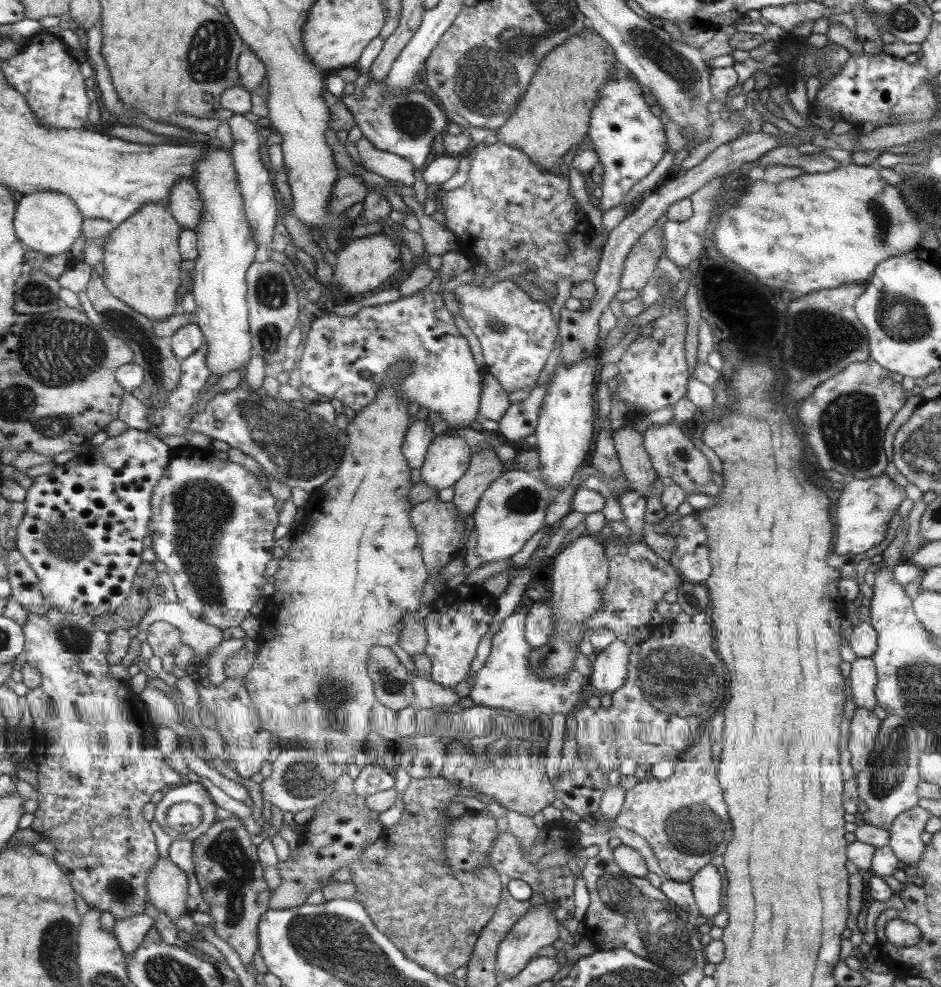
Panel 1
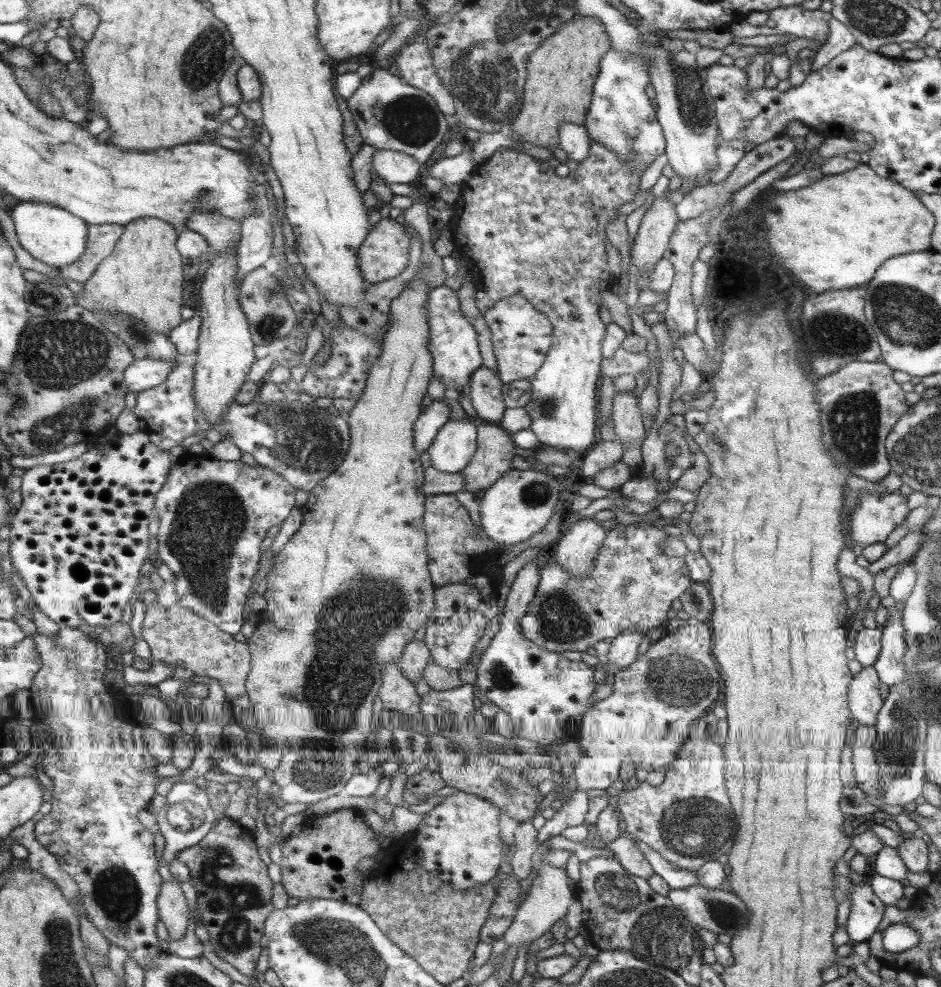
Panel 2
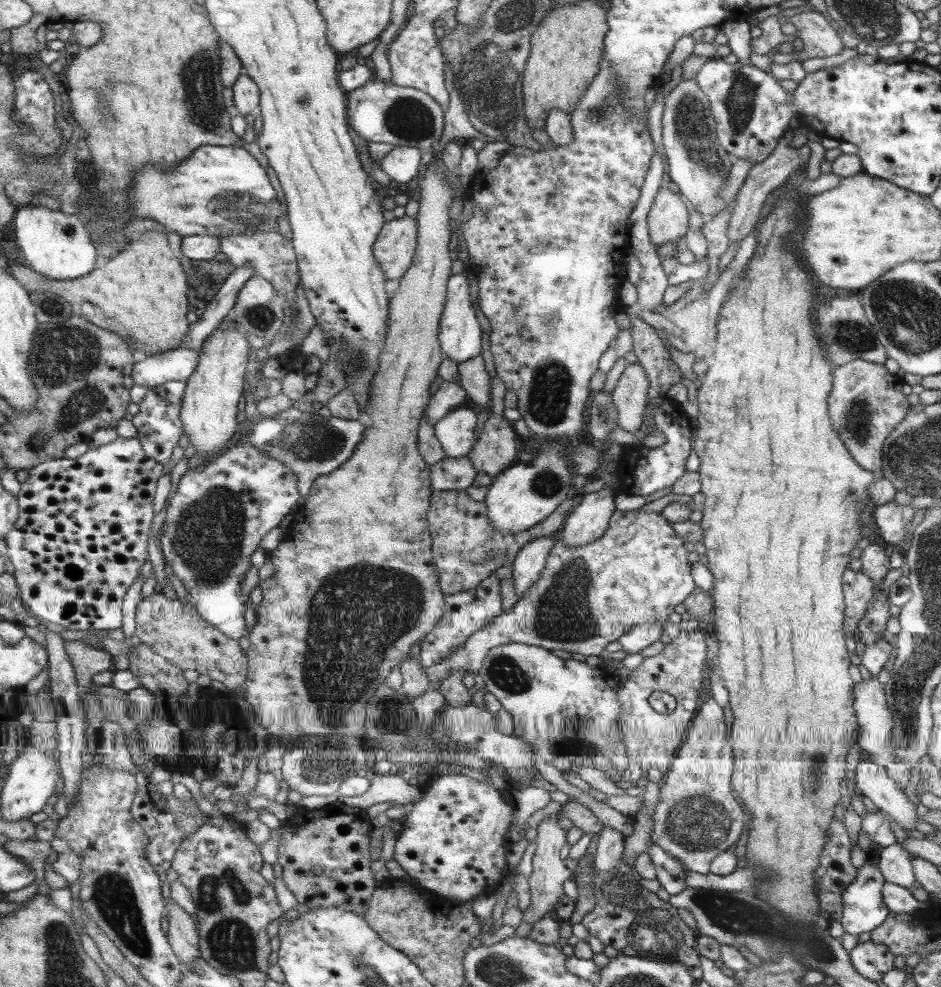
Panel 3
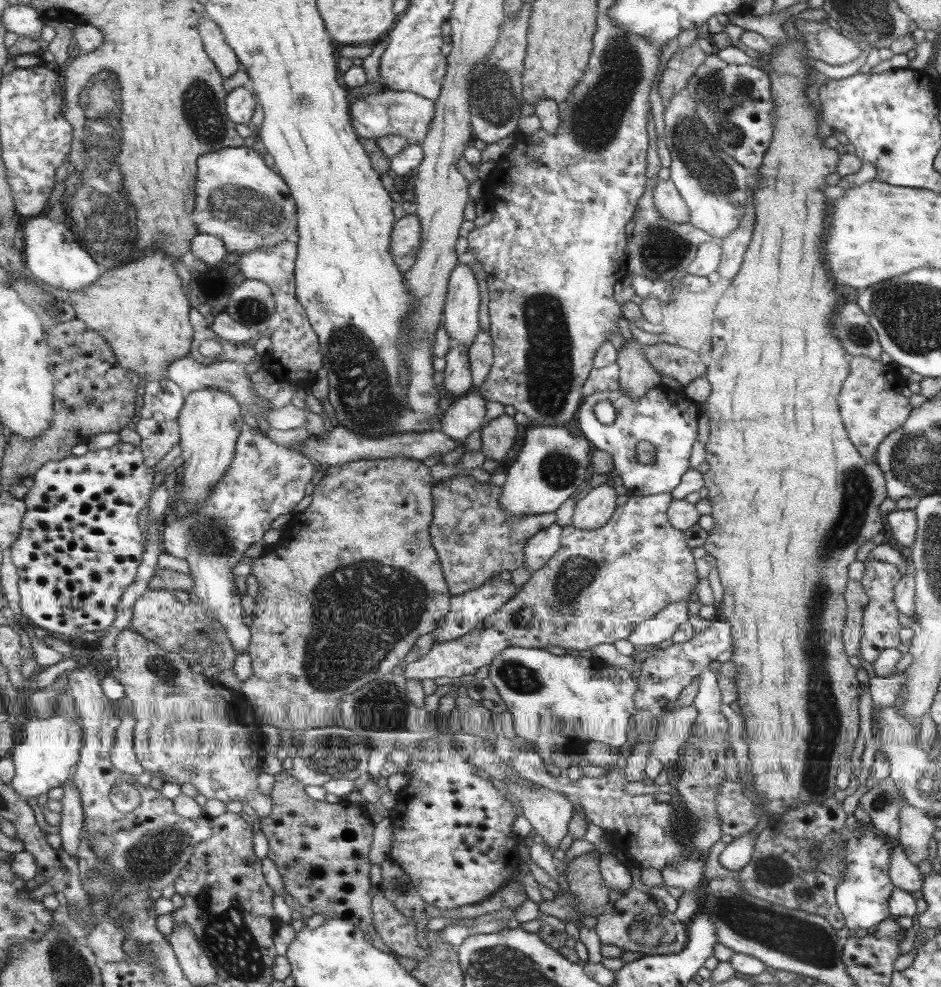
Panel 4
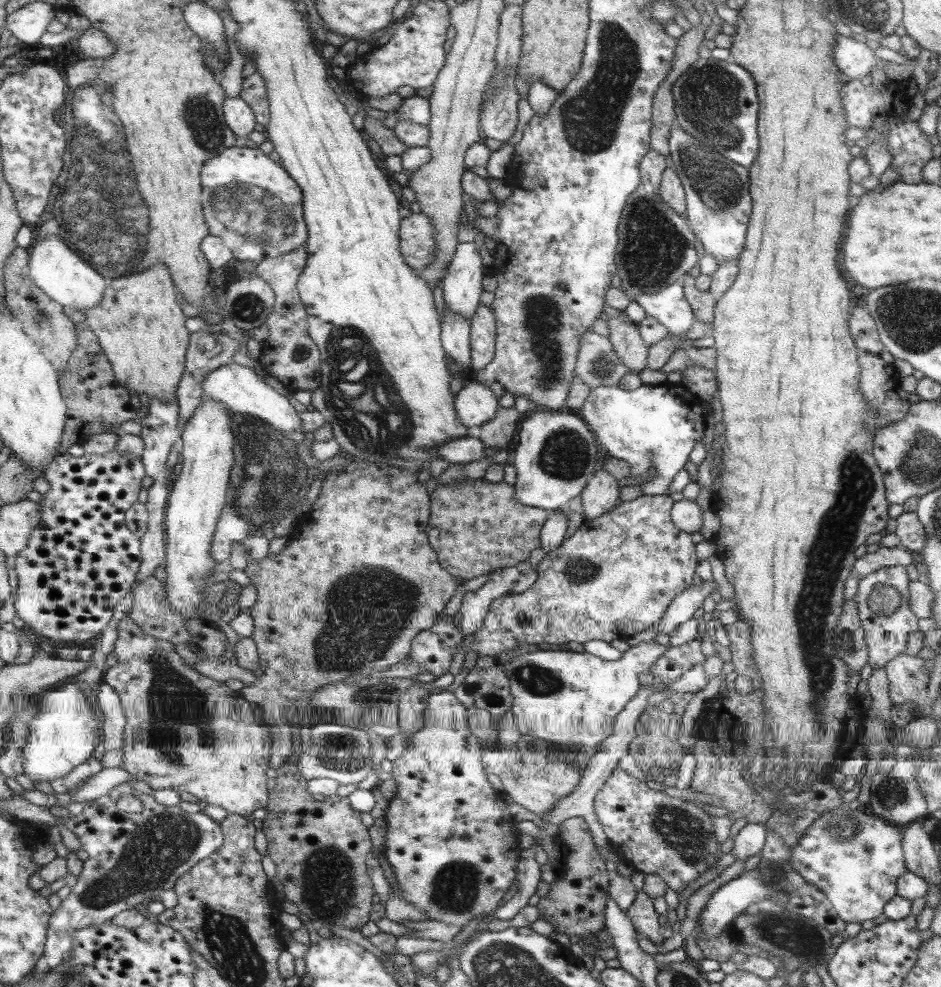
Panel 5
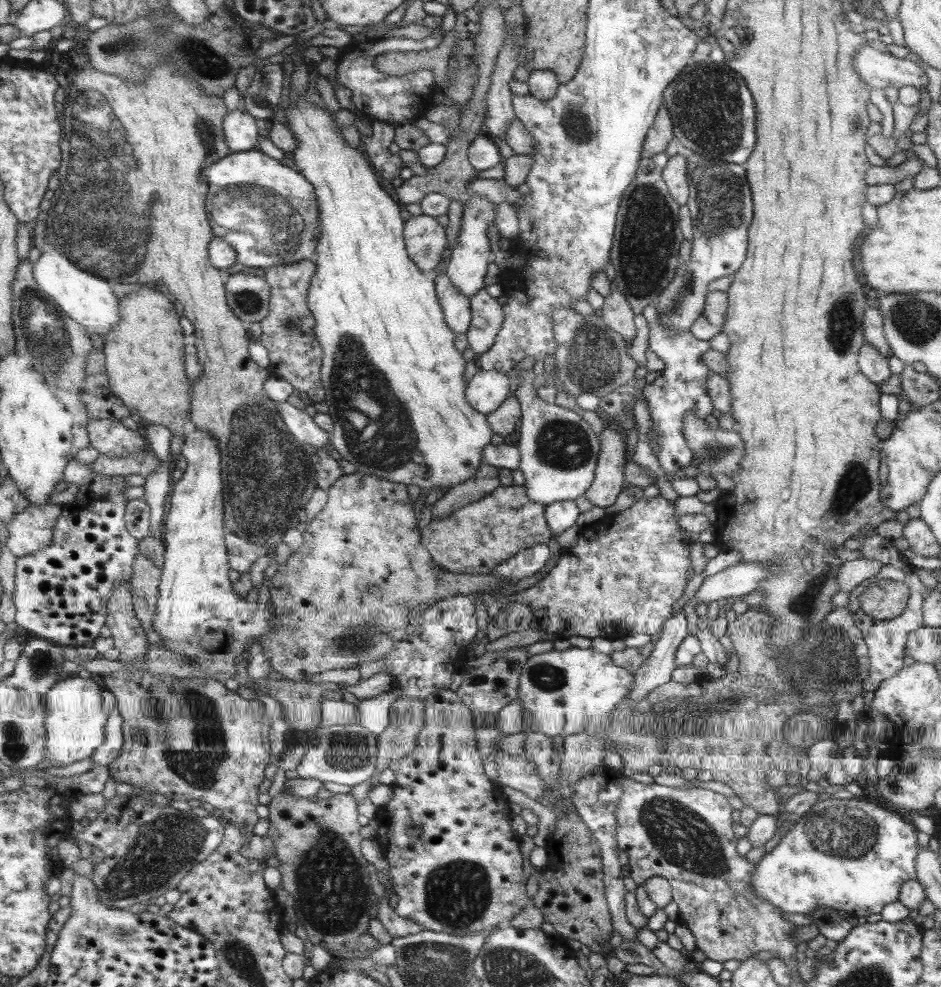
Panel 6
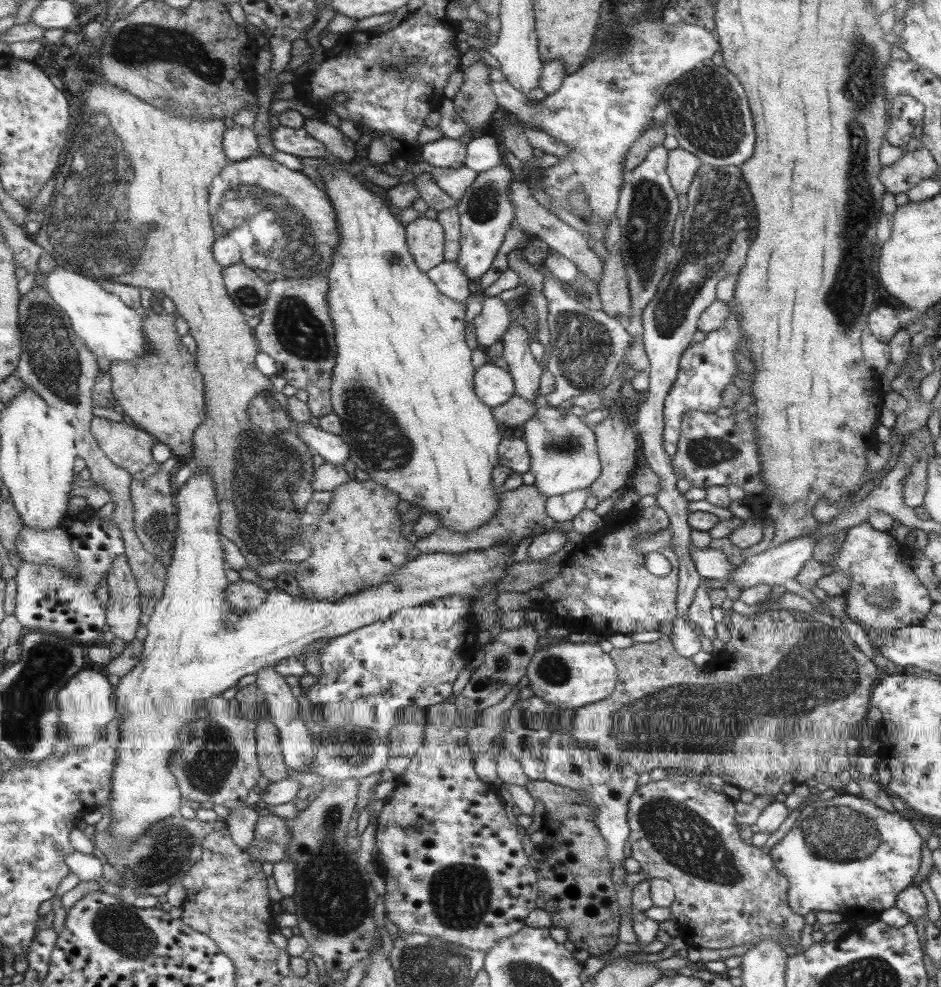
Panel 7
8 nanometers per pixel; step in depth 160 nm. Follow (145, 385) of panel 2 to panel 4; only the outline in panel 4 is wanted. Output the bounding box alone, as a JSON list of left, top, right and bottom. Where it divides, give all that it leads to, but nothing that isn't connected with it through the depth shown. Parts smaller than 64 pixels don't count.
[168,355,272,425]

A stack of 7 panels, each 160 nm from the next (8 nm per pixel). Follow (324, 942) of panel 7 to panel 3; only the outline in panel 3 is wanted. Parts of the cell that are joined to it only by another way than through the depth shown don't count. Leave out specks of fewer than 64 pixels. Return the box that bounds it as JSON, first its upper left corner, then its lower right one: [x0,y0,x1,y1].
[276,801,376,916]

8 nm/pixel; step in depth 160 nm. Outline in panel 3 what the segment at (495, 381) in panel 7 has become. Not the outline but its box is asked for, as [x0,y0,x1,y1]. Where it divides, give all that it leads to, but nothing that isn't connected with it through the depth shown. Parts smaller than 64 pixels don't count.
[434,407,475,457]

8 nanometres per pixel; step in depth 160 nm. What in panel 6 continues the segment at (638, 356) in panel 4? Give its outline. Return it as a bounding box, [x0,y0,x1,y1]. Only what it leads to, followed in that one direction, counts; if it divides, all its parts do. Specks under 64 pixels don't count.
[598,283,636,348]

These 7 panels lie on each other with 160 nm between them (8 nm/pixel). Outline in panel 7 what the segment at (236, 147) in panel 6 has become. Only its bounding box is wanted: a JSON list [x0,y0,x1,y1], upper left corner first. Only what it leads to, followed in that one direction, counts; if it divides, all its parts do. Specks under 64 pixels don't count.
[222,124,259,162]

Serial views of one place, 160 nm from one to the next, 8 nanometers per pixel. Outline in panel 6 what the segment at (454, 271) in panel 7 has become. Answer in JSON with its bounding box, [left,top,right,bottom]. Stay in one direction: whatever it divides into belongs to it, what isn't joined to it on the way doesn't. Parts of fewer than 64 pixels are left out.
[435,268,470,334]

